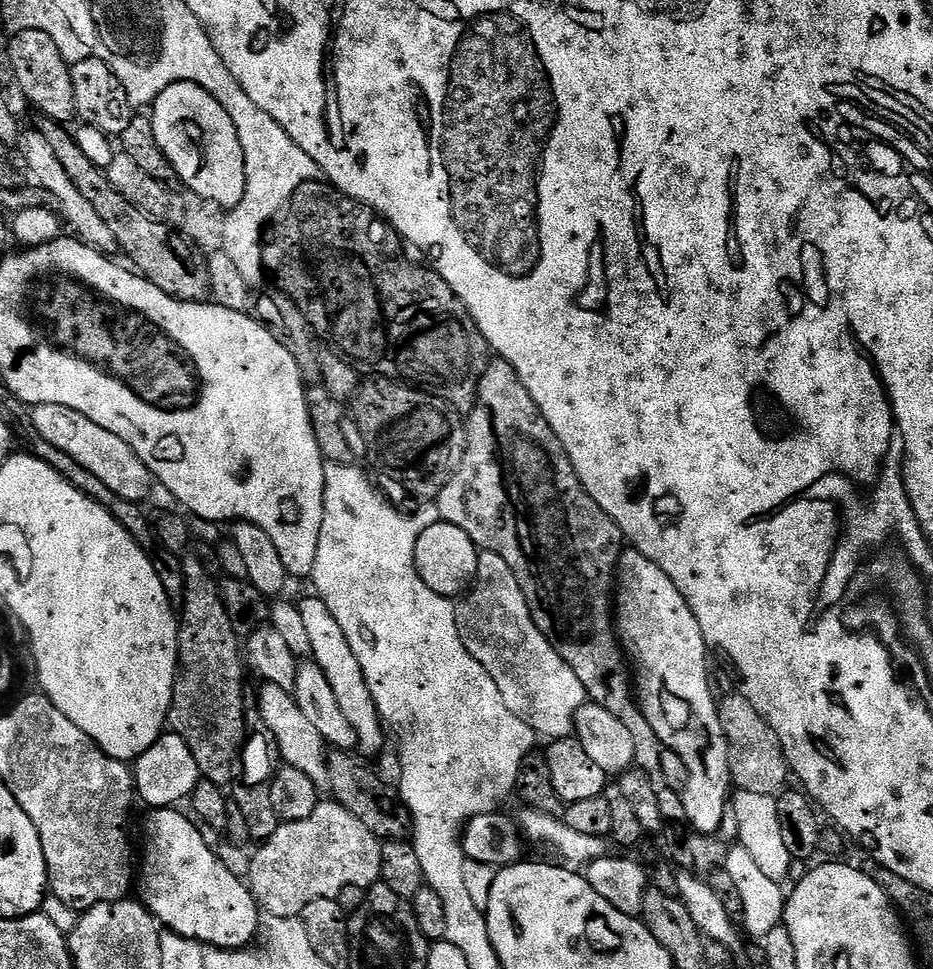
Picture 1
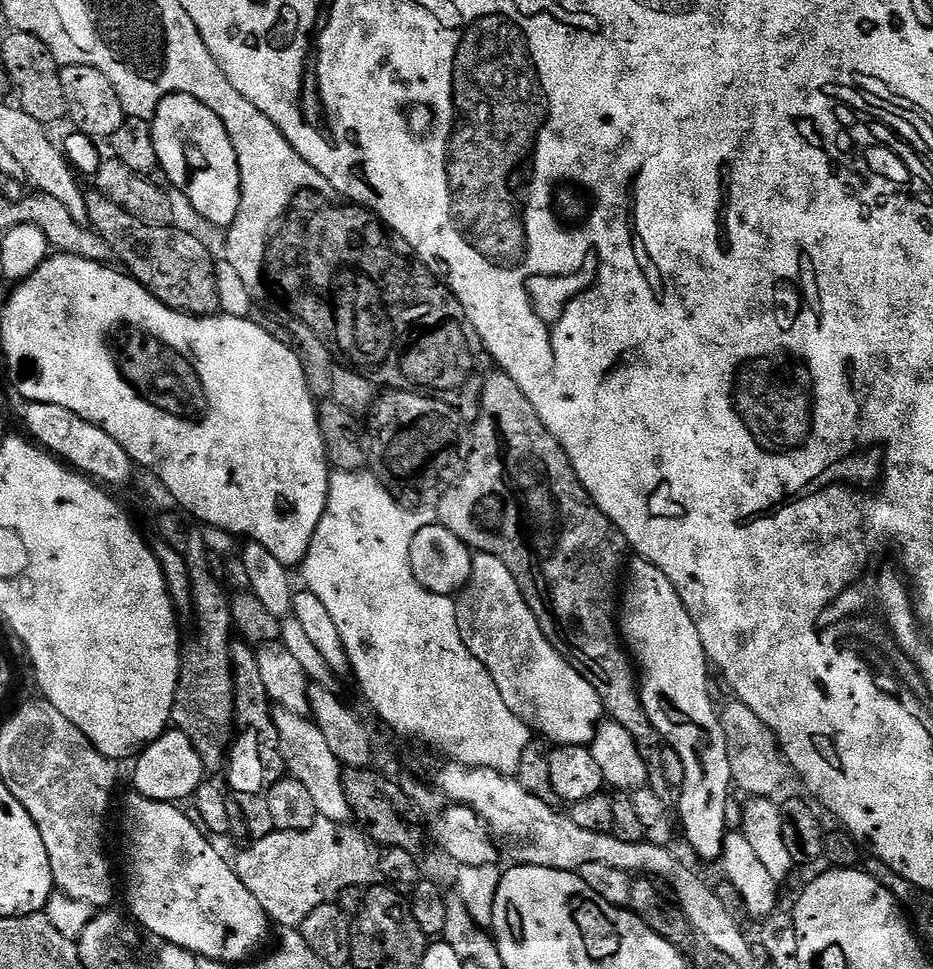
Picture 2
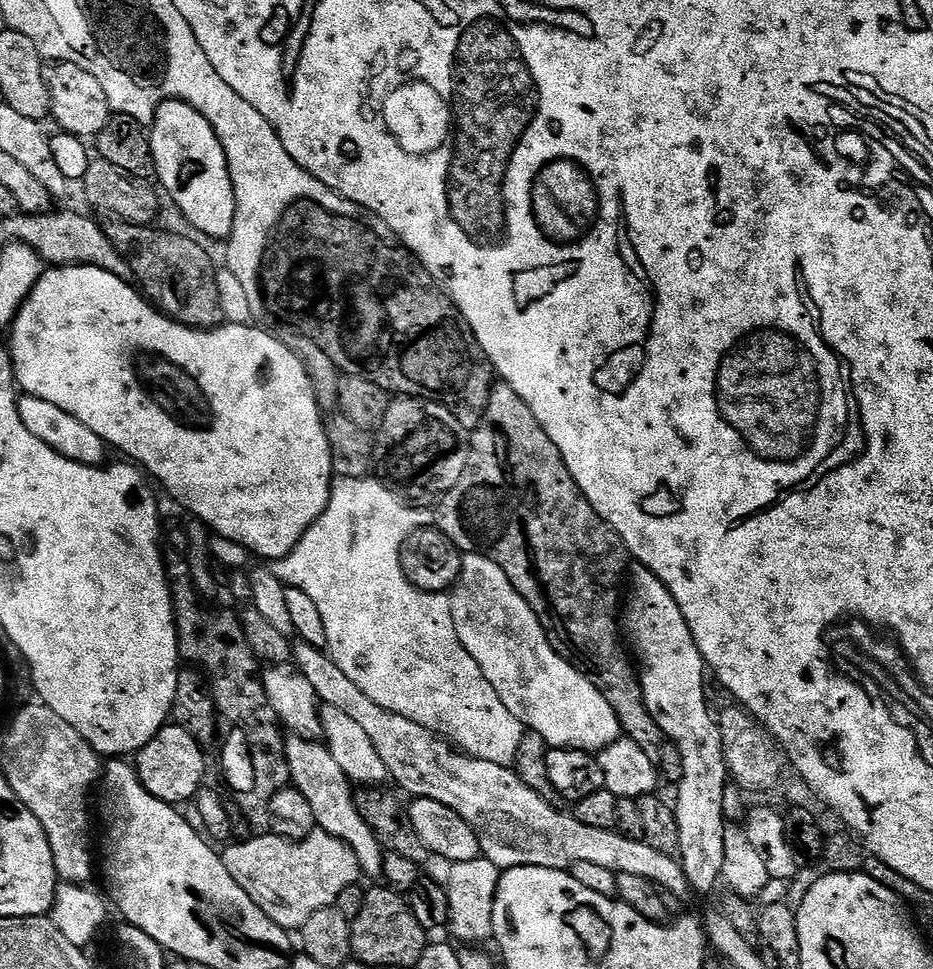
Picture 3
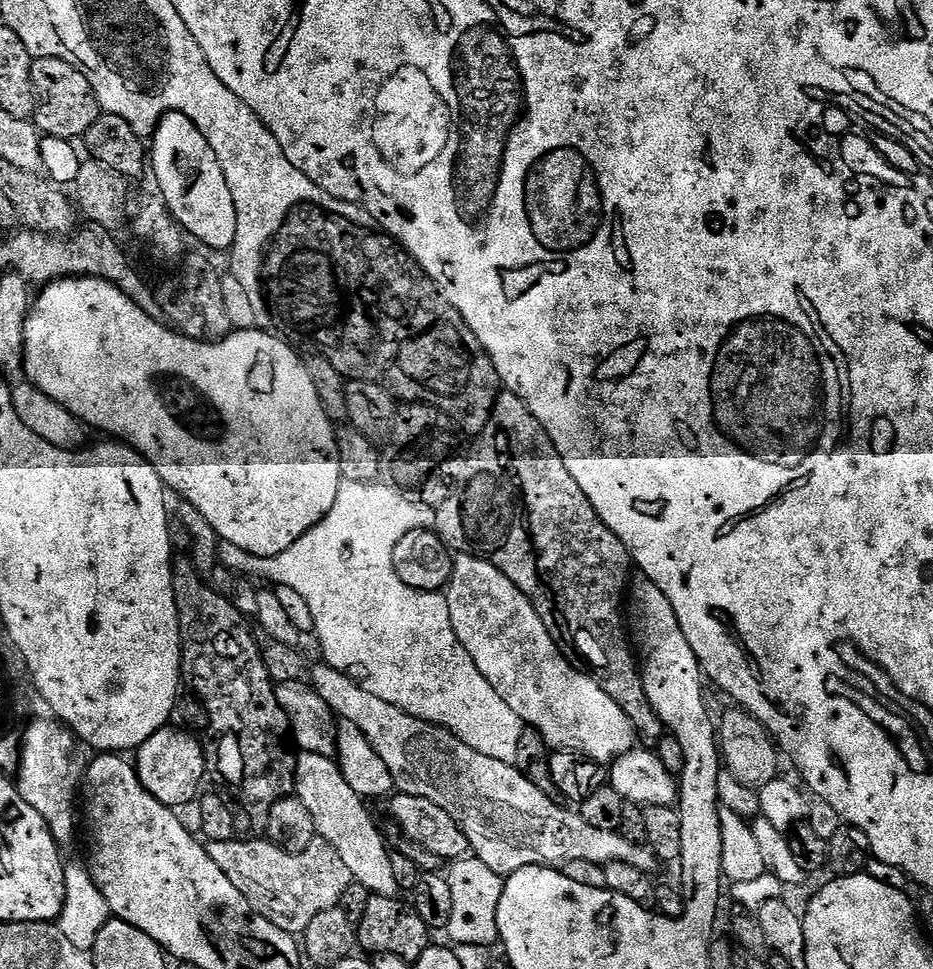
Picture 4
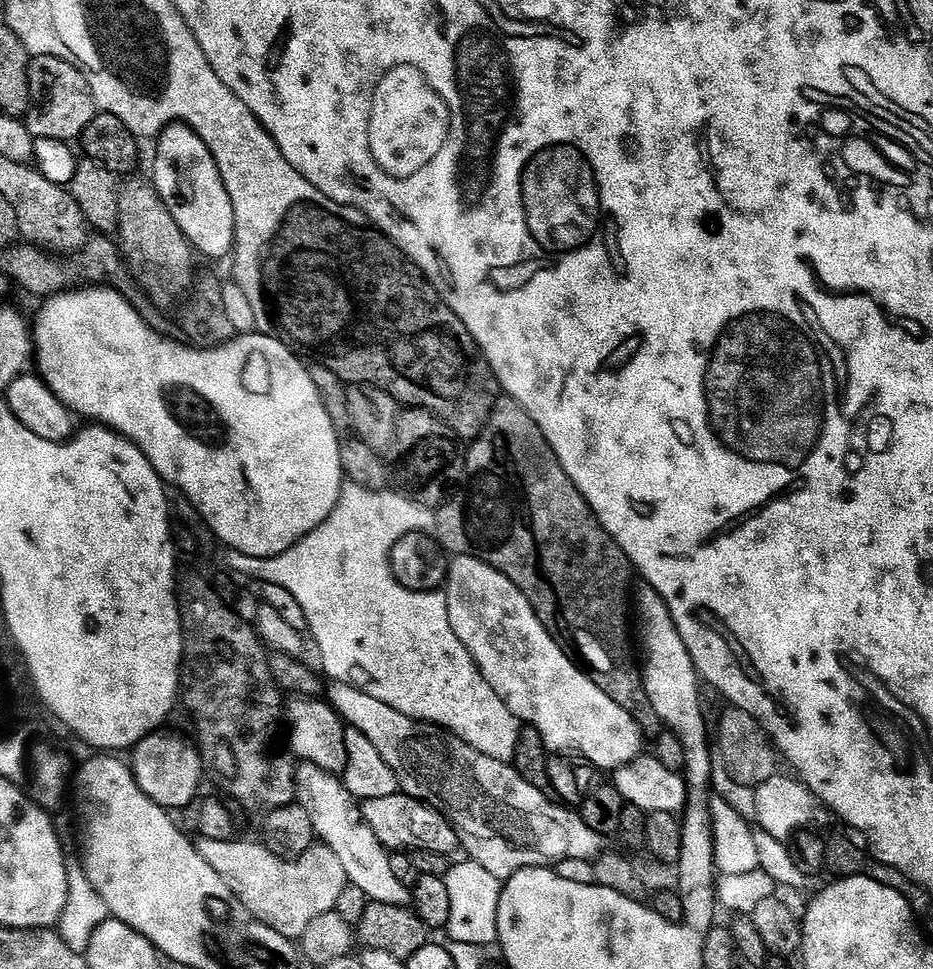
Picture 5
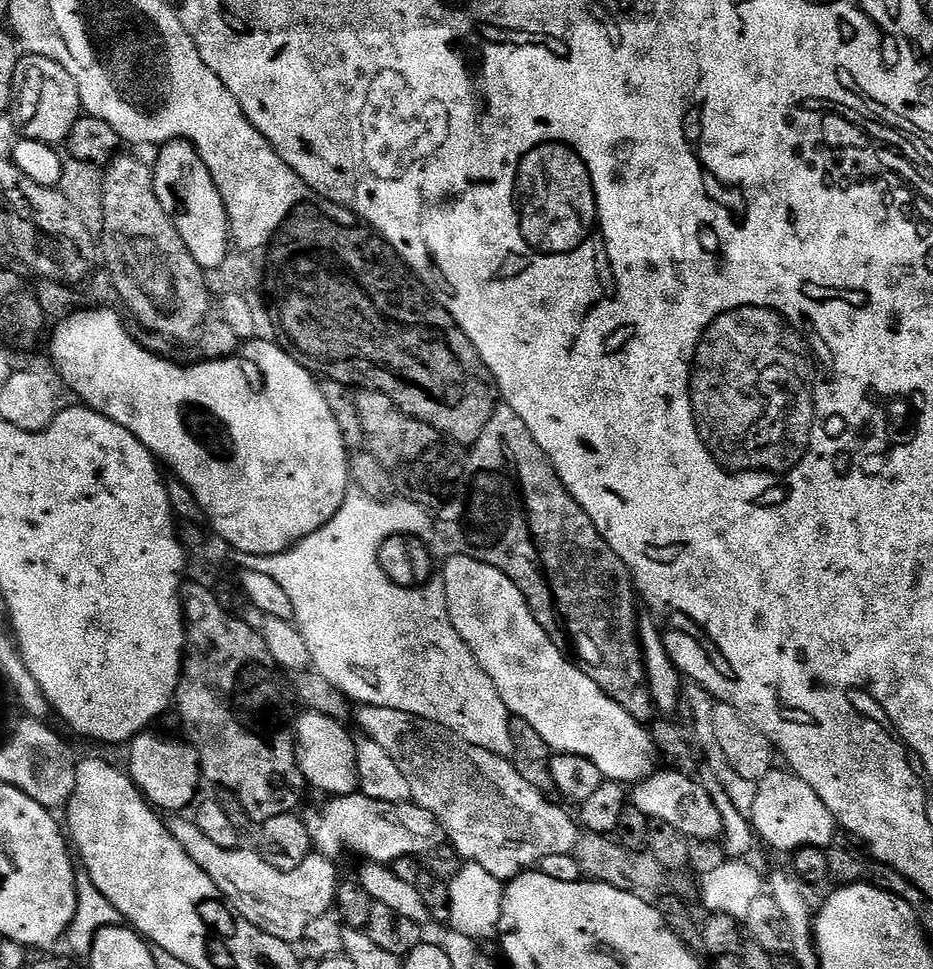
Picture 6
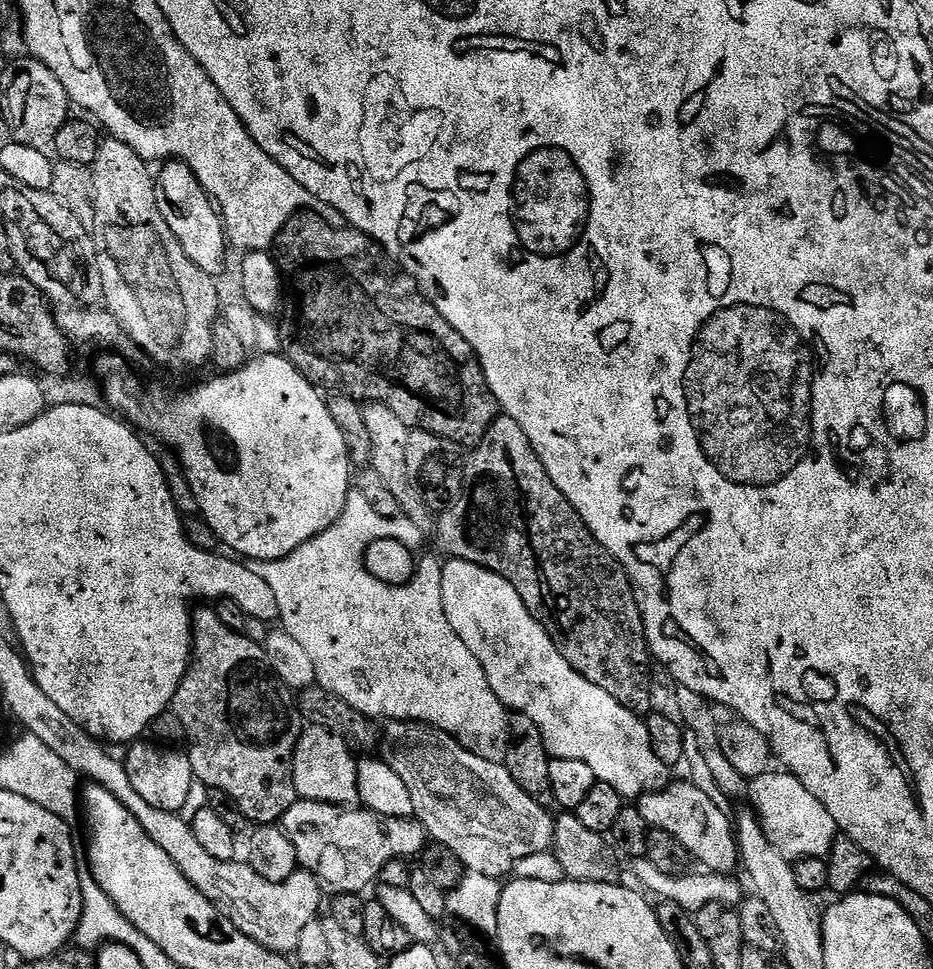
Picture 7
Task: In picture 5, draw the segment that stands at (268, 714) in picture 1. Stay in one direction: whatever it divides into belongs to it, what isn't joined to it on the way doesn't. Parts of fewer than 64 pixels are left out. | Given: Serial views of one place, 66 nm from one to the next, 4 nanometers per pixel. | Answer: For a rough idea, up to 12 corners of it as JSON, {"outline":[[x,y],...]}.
{"outline":[[301,763],[296,800],[371,903],[413,903],[333,773]]}

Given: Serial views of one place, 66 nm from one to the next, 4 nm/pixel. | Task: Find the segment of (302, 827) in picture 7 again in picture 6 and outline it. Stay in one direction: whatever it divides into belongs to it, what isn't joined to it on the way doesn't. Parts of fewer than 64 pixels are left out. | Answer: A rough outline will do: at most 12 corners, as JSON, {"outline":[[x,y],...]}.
{"outline":[[334,796],[306,816],[312,847],[391,866],[445,839],[411,802]]}

